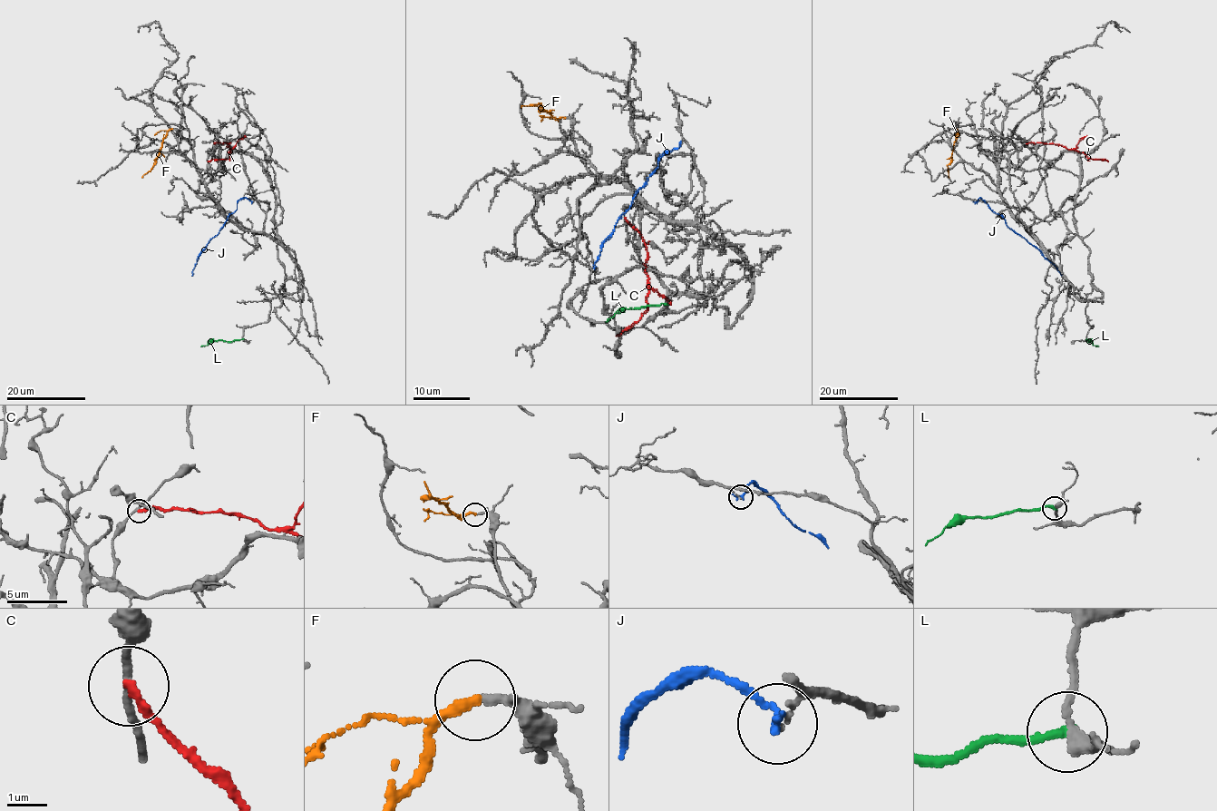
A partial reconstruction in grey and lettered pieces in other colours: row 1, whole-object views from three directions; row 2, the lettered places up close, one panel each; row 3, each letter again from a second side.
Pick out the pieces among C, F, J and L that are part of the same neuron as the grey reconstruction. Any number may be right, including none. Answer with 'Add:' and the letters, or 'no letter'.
Add: F

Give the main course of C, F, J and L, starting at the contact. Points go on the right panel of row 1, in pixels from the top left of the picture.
C: (1026, 143), (1057, 144), (1075, 149), (1092, 159), (1108, 161)
F: (957, 128), (958, 136), (948, 167), (949, 177)
J: (976, 203), (979, 198), (985, 202), (1010, 229), (1040, 252), (1061, 276)
L: (1086, 339), (1098, 346)

